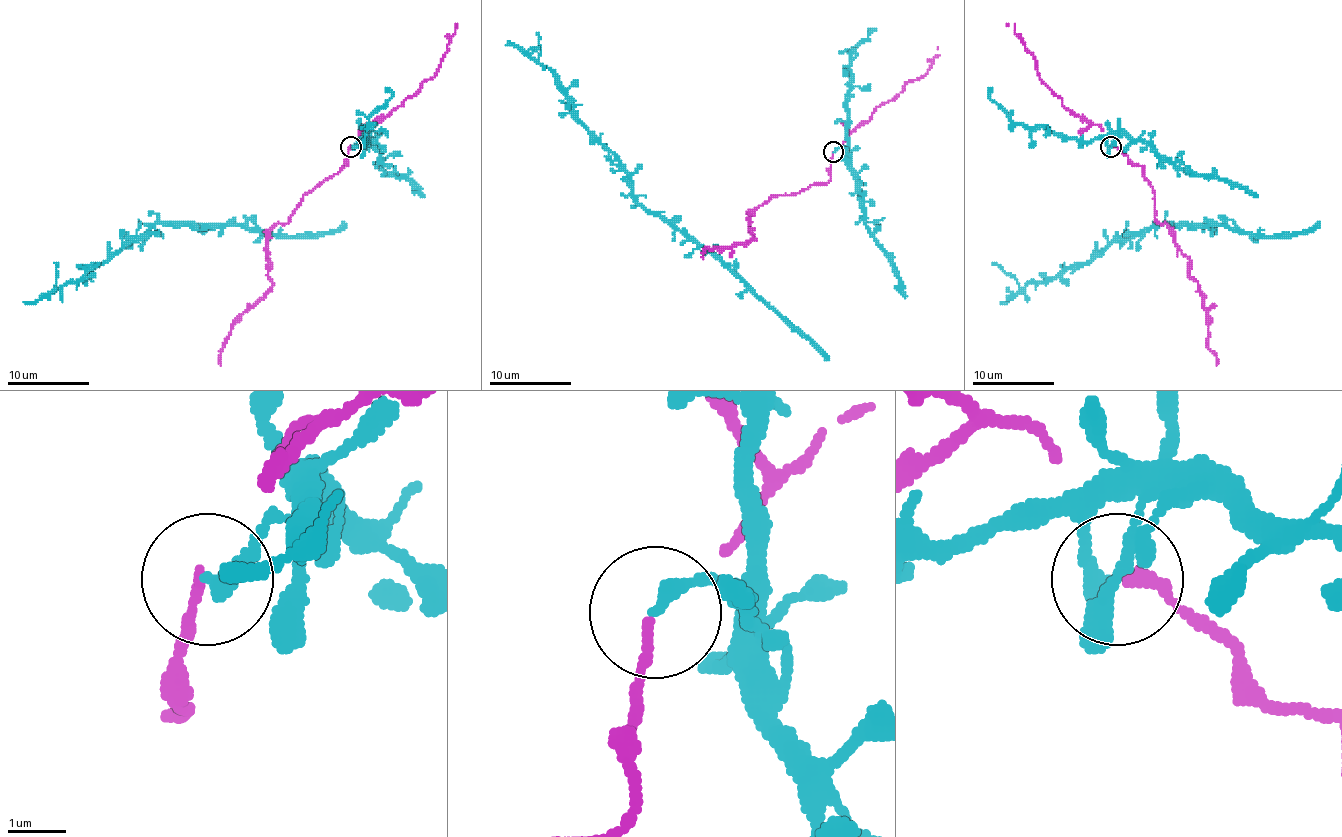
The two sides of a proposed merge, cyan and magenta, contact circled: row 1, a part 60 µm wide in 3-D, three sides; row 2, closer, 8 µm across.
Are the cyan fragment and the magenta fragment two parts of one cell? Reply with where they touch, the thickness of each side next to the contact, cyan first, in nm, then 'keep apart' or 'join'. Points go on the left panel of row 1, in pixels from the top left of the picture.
at (351, 147); 280 nm thick on the cyan side, 180 nm on the other; keep apart

